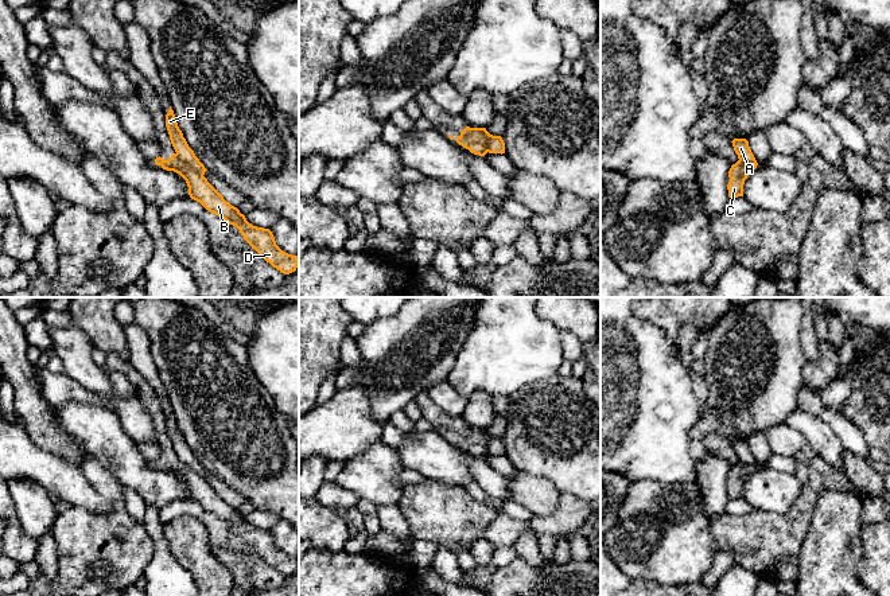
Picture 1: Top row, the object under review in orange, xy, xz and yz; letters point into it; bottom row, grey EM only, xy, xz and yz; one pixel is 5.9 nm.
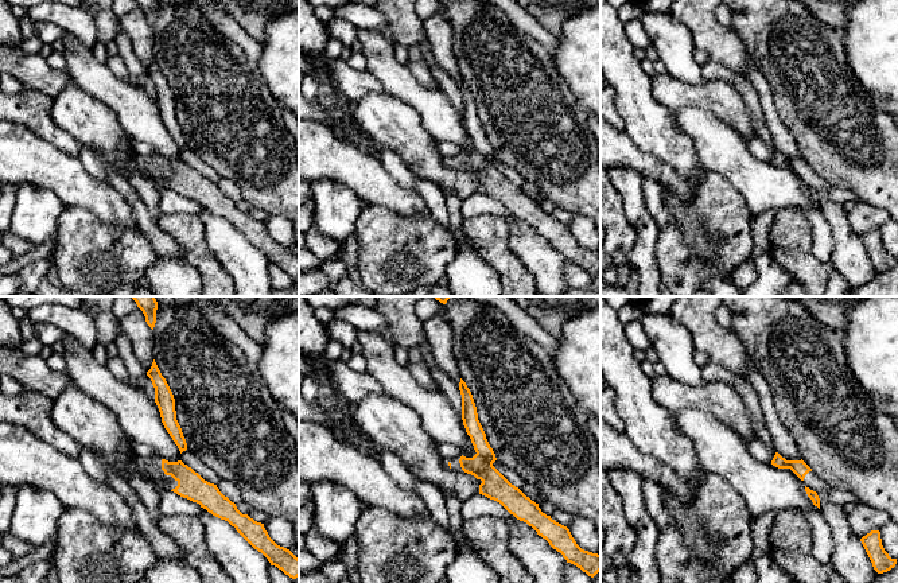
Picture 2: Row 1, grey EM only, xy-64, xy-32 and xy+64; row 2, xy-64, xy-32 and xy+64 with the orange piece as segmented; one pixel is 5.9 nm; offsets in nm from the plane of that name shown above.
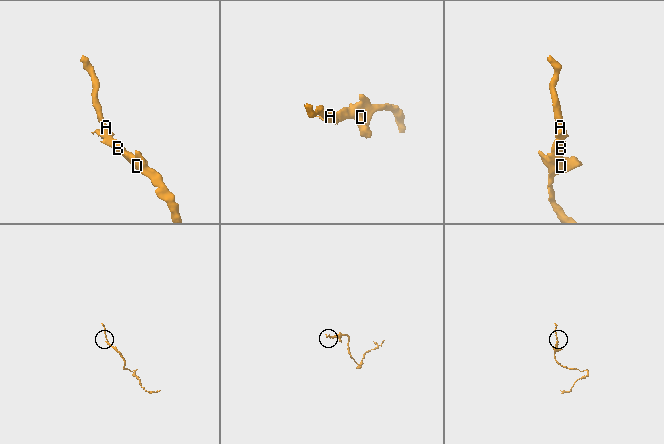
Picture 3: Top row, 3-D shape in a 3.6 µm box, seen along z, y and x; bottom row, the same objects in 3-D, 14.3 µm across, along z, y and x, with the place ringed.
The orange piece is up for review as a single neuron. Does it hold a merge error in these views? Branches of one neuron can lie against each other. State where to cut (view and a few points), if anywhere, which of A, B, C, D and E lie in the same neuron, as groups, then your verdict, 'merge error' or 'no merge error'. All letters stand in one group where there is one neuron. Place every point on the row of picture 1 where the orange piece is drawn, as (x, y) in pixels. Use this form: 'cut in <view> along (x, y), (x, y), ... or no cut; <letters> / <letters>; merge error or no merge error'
cut in xy along (175, 154), (202, 175); A E / B C D; merge error

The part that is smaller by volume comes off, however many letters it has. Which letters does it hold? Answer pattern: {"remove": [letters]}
{"remove": ["A", "E"]}

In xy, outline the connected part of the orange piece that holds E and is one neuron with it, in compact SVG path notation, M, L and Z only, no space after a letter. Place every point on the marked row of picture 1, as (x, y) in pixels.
M170 106L168 113L166 114L166 126L167 126L170 140L176 155L194 171L197 171L201 175L205 175L207 170L195 156L194 151L189 147L186 139L183 137L182 131L178 126L178 122L176 122L176 118L171 106Z

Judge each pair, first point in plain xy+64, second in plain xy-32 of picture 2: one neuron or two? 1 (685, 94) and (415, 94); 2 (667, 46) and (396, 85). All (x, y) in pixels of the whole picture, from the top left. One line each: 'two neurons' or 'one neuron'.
1: two neurons
2: one neuron

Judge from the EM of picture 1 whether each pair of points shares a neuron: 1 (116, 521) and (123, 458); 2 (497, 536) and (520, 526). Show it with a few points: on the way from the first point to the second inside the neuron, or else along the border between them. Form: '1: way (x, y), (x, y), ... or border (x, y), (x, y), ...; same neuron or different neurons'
1: border (97, 460), (123, 485); different neurons
2: way (502, 532), (515, 528); same neuron

